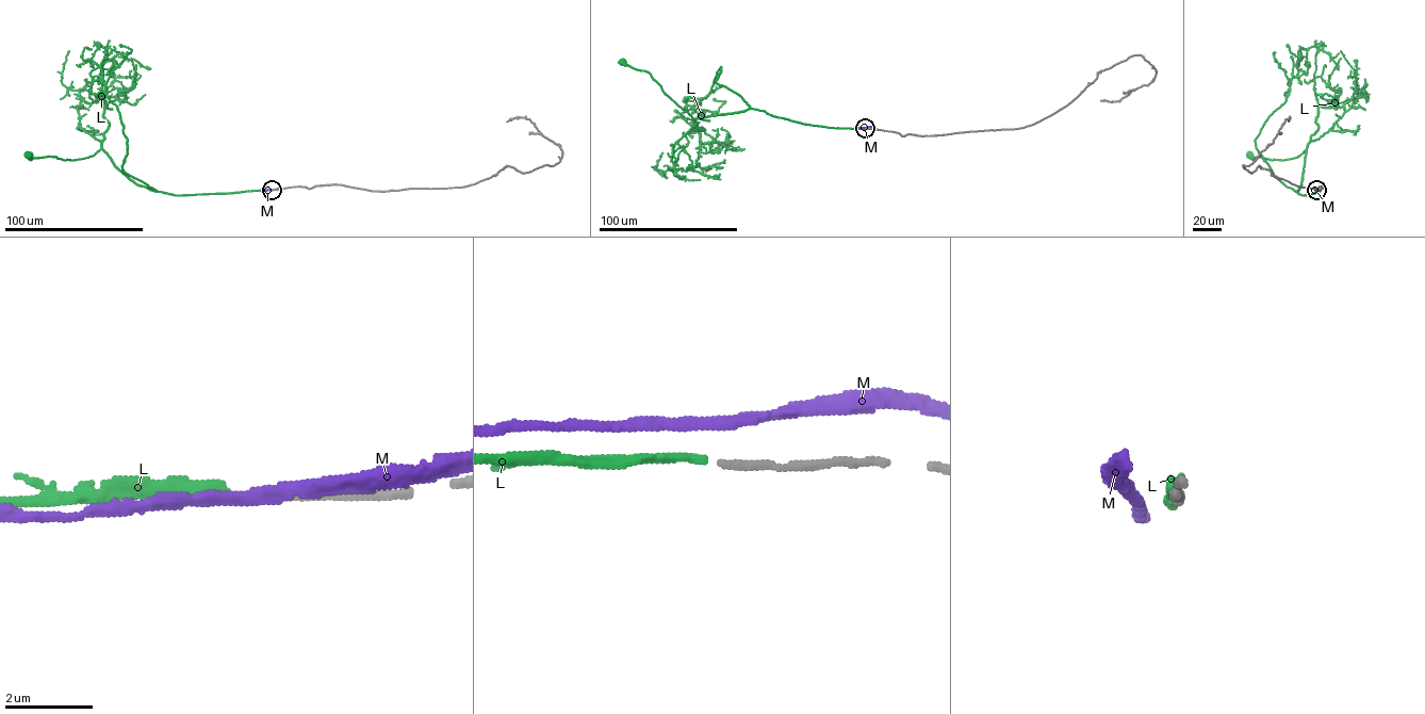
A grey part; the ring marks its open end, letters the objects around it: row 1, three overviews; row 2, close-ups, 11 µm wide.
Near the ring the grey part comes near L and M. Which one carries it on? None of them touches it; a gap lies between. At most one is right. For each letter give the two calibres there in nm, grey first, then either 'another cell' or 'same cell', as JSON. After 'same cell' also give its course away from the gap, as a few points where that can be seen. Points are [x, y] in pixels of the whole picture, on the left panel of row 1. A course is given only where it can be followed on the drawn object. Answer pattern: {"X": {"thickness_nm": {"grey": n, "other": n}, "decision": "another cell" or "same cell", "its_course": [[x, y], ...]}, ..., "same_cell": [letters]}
{"L": {"thickness_nm": {"grey": 200, "other": 200}, "decision": "another cell"}, "M": {"thickness_nm": {"grey": 200, "other": 240}, "decision": "another cell"}, "same_cell": []}

